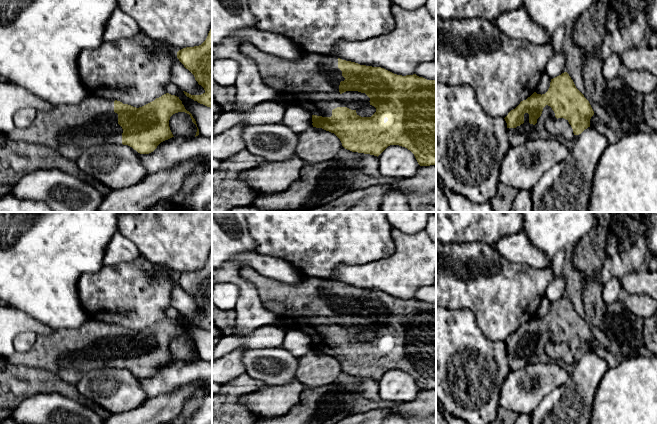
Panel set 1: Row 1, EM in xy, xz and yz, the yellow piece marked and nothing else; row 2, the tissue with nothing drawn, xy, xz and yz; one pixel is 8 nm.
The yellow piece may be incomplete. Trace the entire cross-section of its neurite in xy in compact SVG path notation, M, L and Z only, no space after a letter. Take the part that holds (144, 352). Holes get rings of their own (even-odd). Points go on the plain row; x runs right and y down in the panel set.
M169 317L139 332L123 328L117 324L106 324L94 319L86 319L86 321L77 328L57 329L49 336L36 335L36 340L31 350L25 353L14 352L7 360L16 365L40 368L46 373L48 378L60 378L70 385L76 385L82 377L91 370L105 367L128 369L140 378L149 378L153 376L161 366L174 361L169 351L169 344L173 338L178 336L189 338L192 346L197 351L195 343L192 338L185 333L179 321Z

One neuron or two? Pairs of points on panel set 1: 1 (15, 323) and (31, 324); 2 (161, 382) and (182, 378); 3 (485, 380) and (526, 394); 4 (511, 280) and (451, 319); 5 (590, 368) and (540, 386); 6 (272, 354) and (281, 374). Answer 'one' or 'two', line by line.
1: one
2: one
3: two
4: two
5: two
6: one

